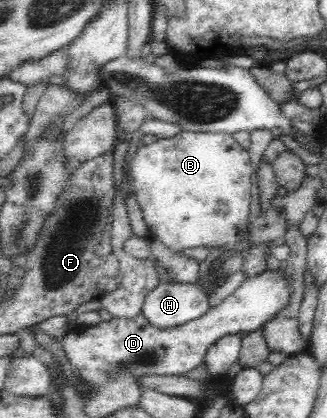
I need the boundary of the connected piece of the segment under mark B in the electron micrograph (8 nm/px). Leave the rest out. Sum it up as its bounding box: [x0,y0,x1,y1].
[130,129,255,255]

